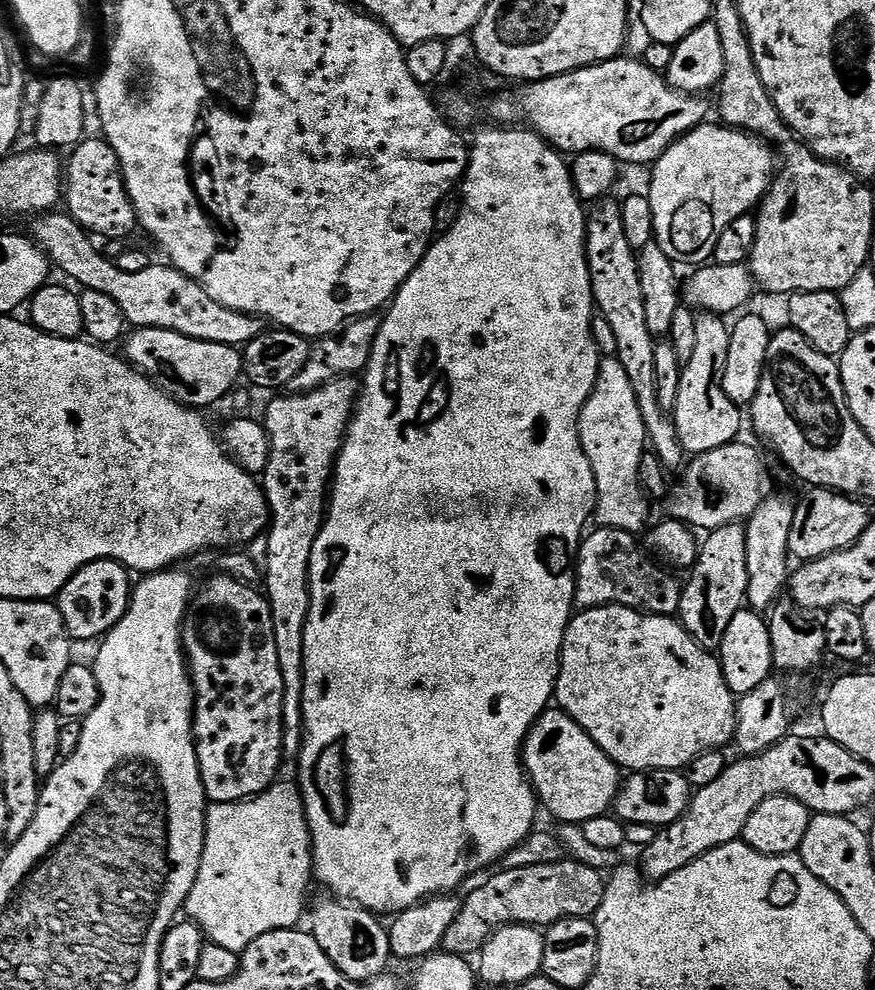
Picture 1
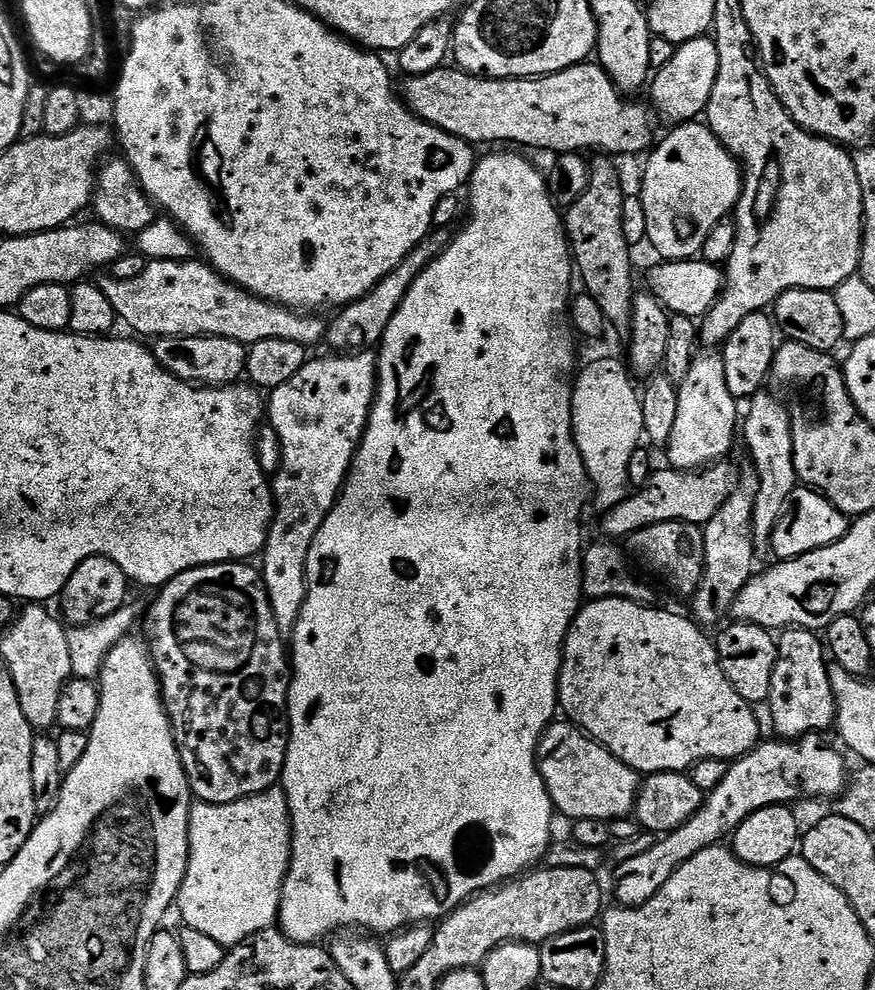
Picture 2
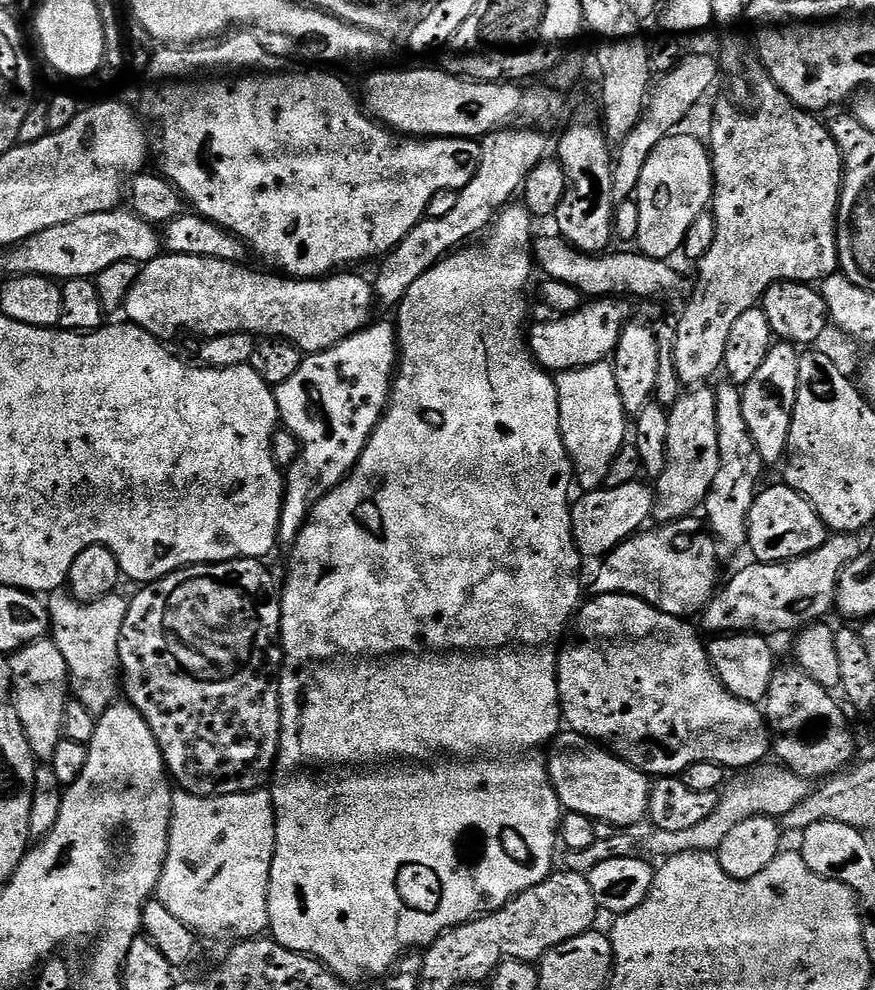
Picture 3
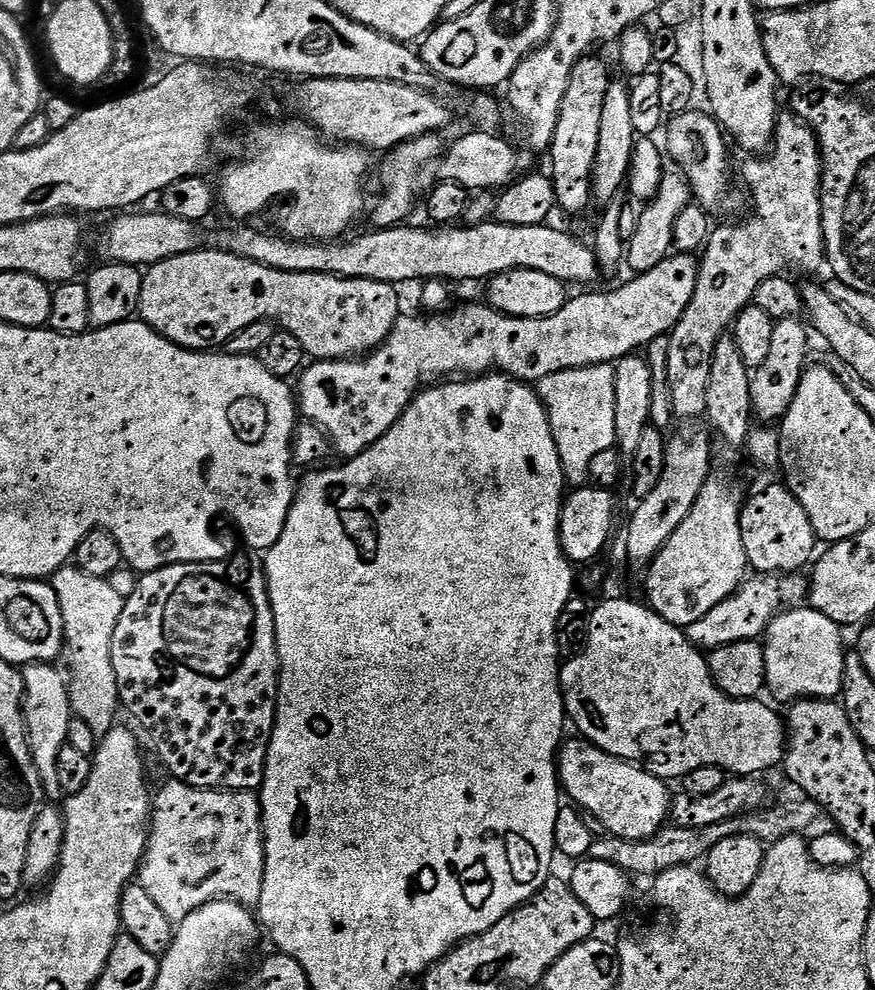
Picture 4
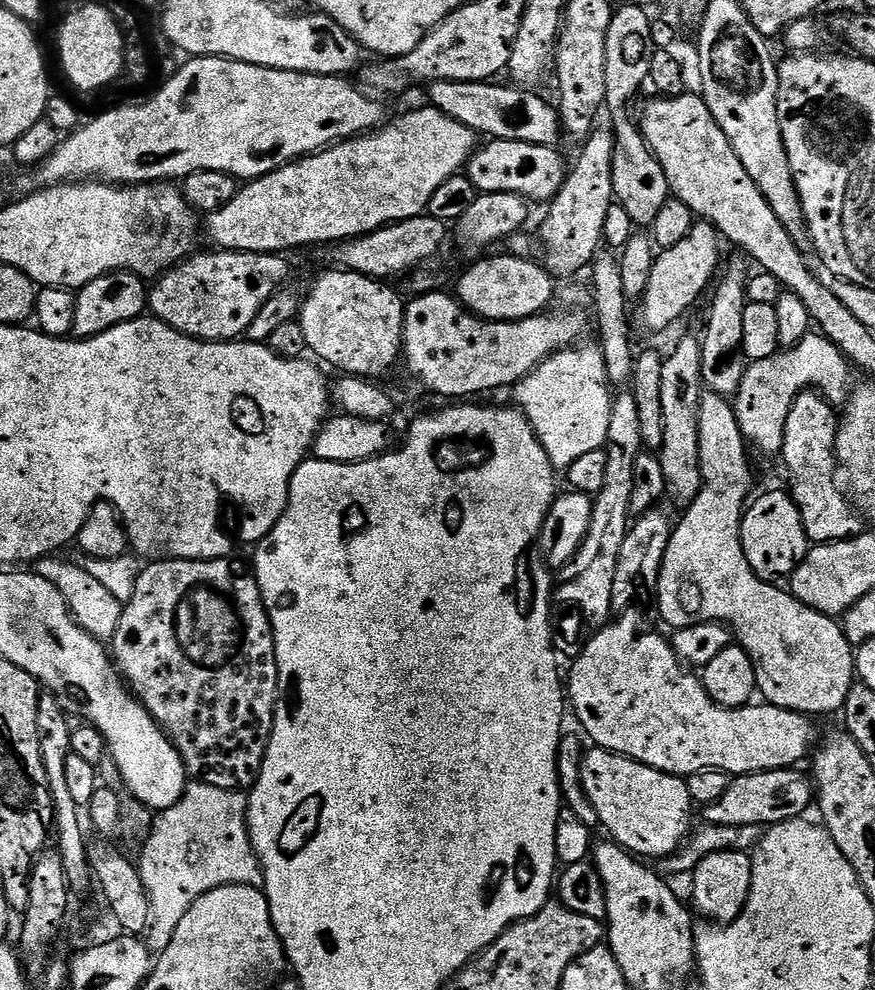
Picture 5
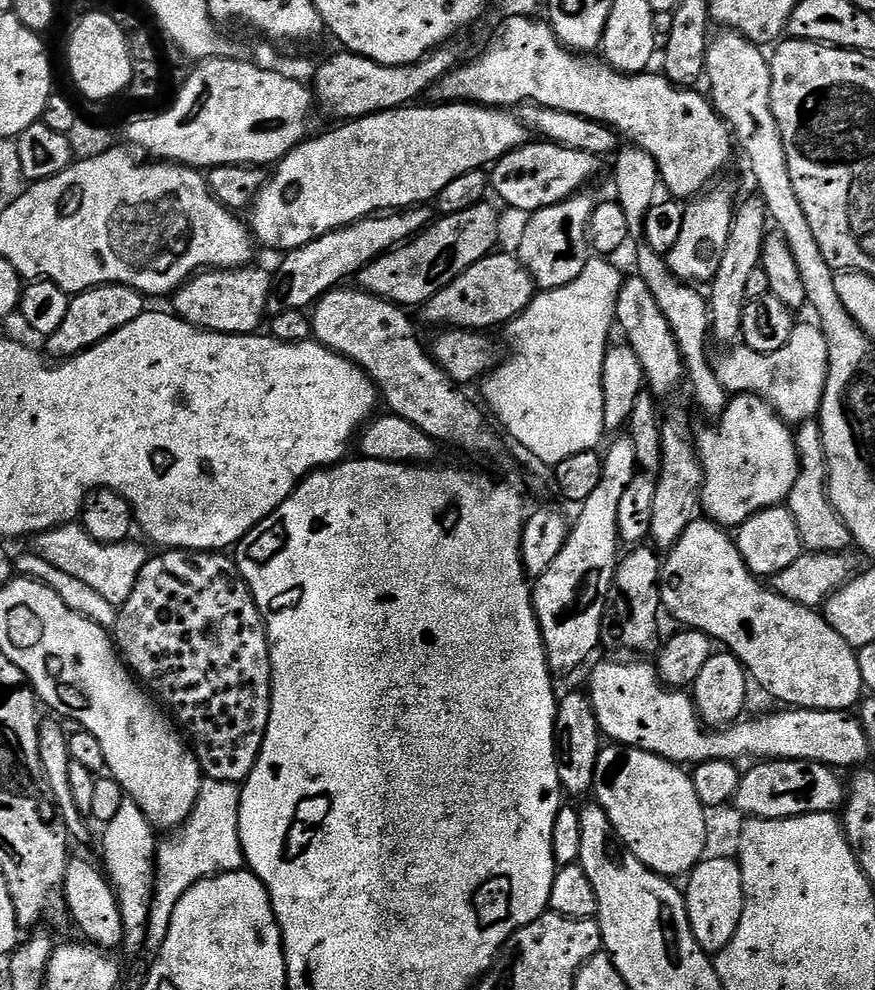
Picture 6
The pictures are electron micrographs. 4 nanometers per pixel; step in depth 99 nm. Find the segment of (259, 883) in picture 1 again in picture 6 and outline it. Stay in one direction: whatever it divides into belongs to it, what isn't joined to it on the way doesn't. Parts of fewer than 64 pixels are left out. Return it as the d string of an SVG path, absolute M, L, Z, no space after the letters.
M221 780L200 781L200 793L194 802L194 810L188 820L171 834L159 841L156 850L156 881L150 902L150 918L146 926L146 945L159 950L166 942L170 930L170 918L174 918L174 906L198 882L223 872L239 872L245 867L244 851L238 830L240 809L240 784Z

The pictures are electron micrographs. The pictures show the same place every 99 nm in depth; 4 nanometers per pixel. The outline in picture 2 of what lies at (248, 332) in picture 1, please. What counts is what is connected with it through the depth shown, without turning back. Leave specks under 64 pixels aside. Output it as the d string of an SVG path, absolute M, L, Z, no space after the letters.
M193 258L191 260L184 261L160 261L153 260L148 263L146 270L142 270L142 274L138 274L138 278L130 278L129 280L114 280L111 278L105 278L104 281L99 281L99 287L104 292L106 298L110 300L110 304L116 311L117 317L121 321L125 320L130 327L133 328L136 333L141 337L152 336L151 338L163 338L166 336L217 336L218 338L230 338L234 342L243 344L245 346L251 346L258 342L262 342L264 339L285 339L286 342L296 342L305 346L312 346L325 339L326 336L326 324L322 319L319 320L319 315L316 314L301 314L299 311L285 308L283 304L273 304L271 300L263 300L260 296L250 295L245 288L240 288L238 285L233 284L231 280L226 276L221 276L211 264L207 262L201 262L199 259Z

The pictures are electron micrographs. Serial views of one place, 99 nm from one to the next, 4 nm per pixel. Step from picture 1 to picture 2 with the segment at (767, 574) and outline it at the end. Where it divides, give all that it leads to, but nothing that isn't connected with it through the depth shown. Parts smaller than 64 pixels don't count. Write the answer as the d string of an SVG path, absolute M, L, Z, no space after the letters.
M761 390L748 402L746 420L742 422L742 438L750 456L749 461L755 466L758 474L758 496L754 504L752 519L752 540L758 552L767 551L771 547L774 526L784 512L793 490L798 486L796 467L793 462L793 430L791 411L787 405L778 402L777 398Z

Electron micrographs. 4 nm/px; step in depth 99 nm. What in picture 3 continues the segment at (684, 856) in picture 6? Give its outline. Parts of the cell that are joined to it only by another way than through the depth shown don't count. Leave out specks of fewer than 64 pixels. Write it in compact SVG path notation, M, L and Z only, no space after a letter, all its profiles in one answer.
M564 730L552 741L548 775L552 778L552 787L556 789L556 797L569 812L586 814L594 821L615 824L620 830L628 830L631 824L642 821L648 814L648 803L652 801L652 784L649 777L613 754L607 747L597 746L580 732Z

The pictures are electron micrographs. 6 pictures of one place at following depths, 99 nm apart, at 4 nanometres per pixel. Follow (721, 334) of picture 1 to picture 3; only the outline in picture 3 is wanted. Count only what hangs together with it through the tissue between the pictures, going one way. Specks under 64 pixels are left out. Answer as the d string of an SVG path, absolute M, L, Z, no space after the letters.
M696 386L685 391L669 411L668 425L670 426L670 438L666 454L666 470L662 470L659 480L654 484L656 497L654 516L661 525L691 517L692 511L695 508L697 511L703 505L710 486L714 482L714 477L718 475L720 450L718 448L718 406L716 405L715 391L711 387L708 389L708 386Z

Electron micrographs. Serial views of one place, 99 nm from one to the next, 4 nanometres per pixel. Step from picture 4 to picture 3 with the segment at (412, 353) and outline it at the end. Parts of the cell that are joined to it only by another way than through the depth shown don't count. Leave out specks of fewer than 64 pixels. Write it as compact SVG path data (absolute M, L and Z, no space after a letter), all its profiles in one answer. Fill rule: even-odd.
M596 298L576 312L551 318L545 324L533 323L528 336L532 357L553 374L605 363L615 353L620 332L630 320L627 306L619 302L616 298ZM391 319L378 320L326 350L305 355L294 374L284 384L275 385L281 425L300 444L300 456L286 469L284 478L284 505L280 515L281 545L291 546L296 543L314 506L318 506L318 502L322 502L322 498L326 498L330 490L337 488L348 477L348 473L360 461L368 439L372 437L373 430L388 408L388 399L392 396L392 381L398 371L400 345L395 323Z

